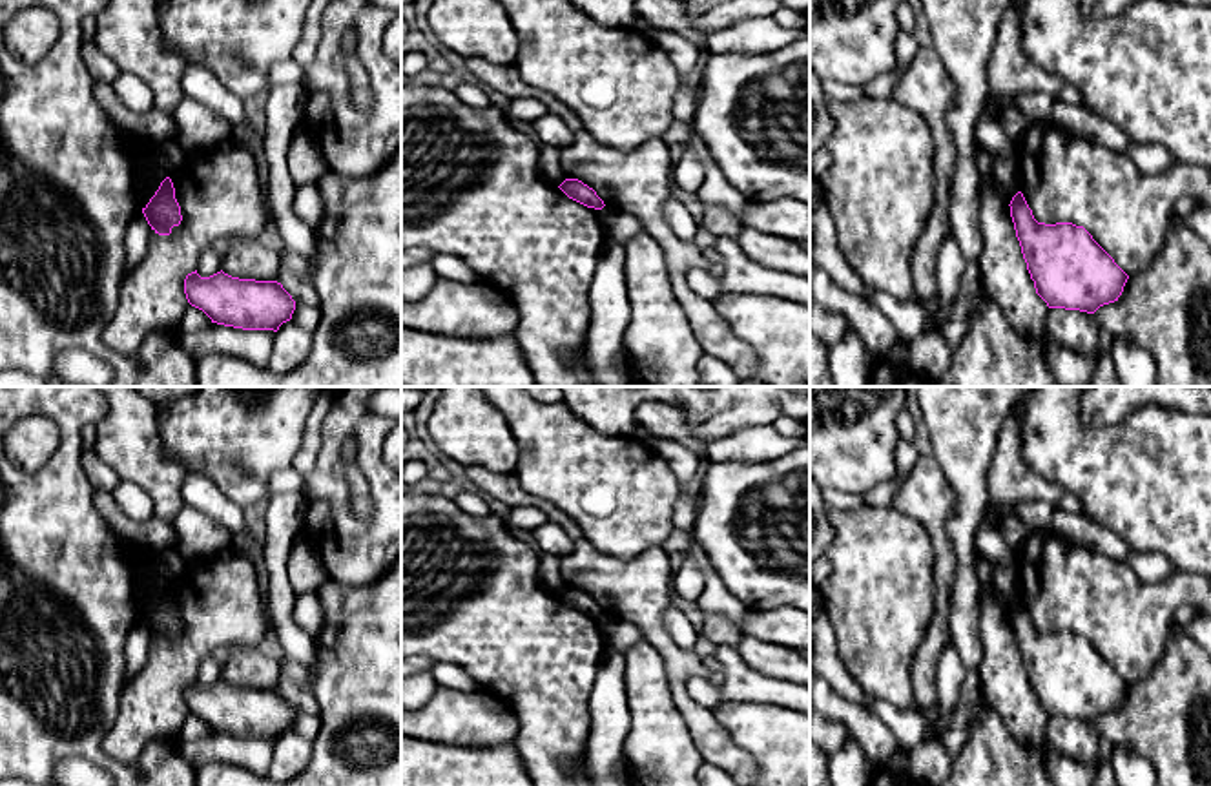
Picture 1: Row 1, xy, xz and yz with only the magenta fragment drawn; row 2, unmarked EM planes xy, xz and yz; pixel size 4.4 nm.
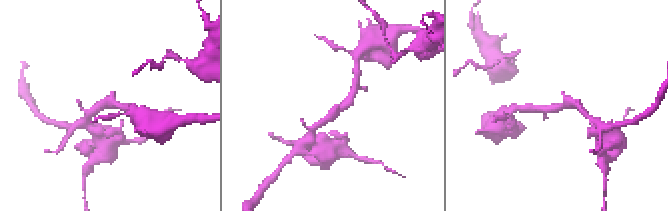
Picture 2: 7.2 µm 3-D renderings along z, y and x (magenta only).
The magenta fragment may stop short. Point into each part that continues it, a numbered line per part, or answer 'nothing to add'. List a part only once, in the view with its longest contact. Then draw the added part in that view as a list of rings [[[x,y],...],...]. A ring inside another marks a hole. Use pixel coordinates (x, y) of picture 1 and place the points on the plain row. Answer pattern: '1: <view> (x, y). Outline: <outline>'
nothing to add

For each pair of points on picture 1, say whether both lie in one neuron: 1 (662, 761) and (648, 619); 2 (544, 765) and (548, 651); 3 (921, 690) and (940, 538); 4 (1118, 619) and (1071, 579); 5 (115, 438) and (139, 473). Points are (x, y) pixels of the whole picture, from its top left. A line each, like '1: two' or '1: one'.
1: two
2: one
3: one
4: one
5: one

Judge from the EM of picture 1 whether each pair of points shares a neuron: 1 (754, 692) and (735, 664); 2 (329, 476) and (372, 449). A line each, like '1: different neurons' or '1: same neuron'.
1: same neuron
2: same neuron

